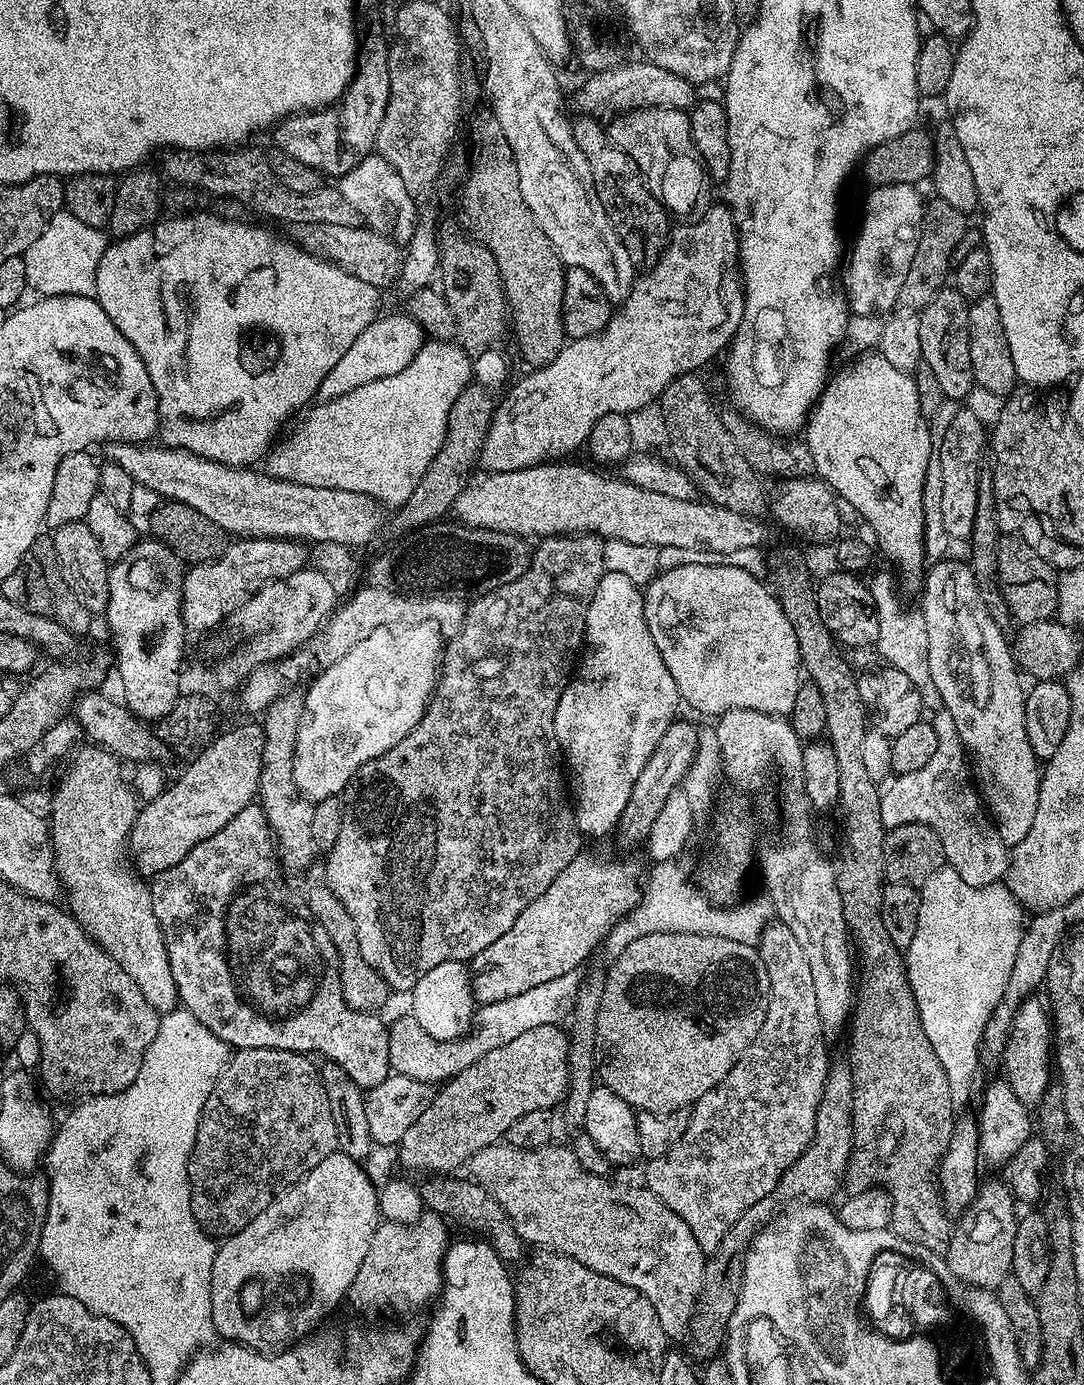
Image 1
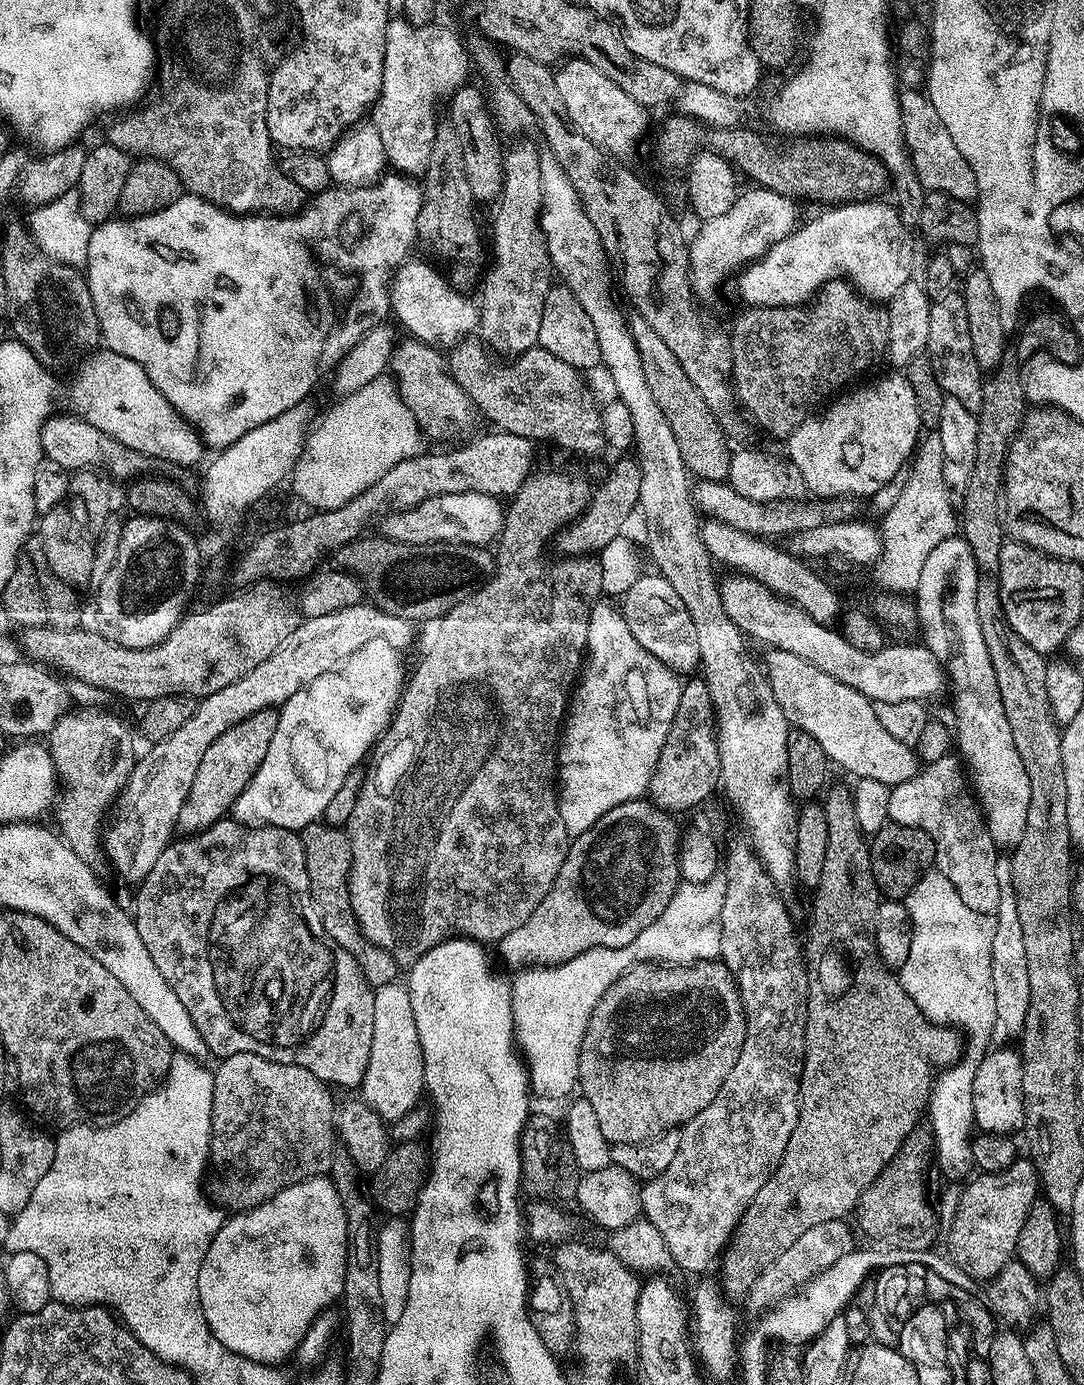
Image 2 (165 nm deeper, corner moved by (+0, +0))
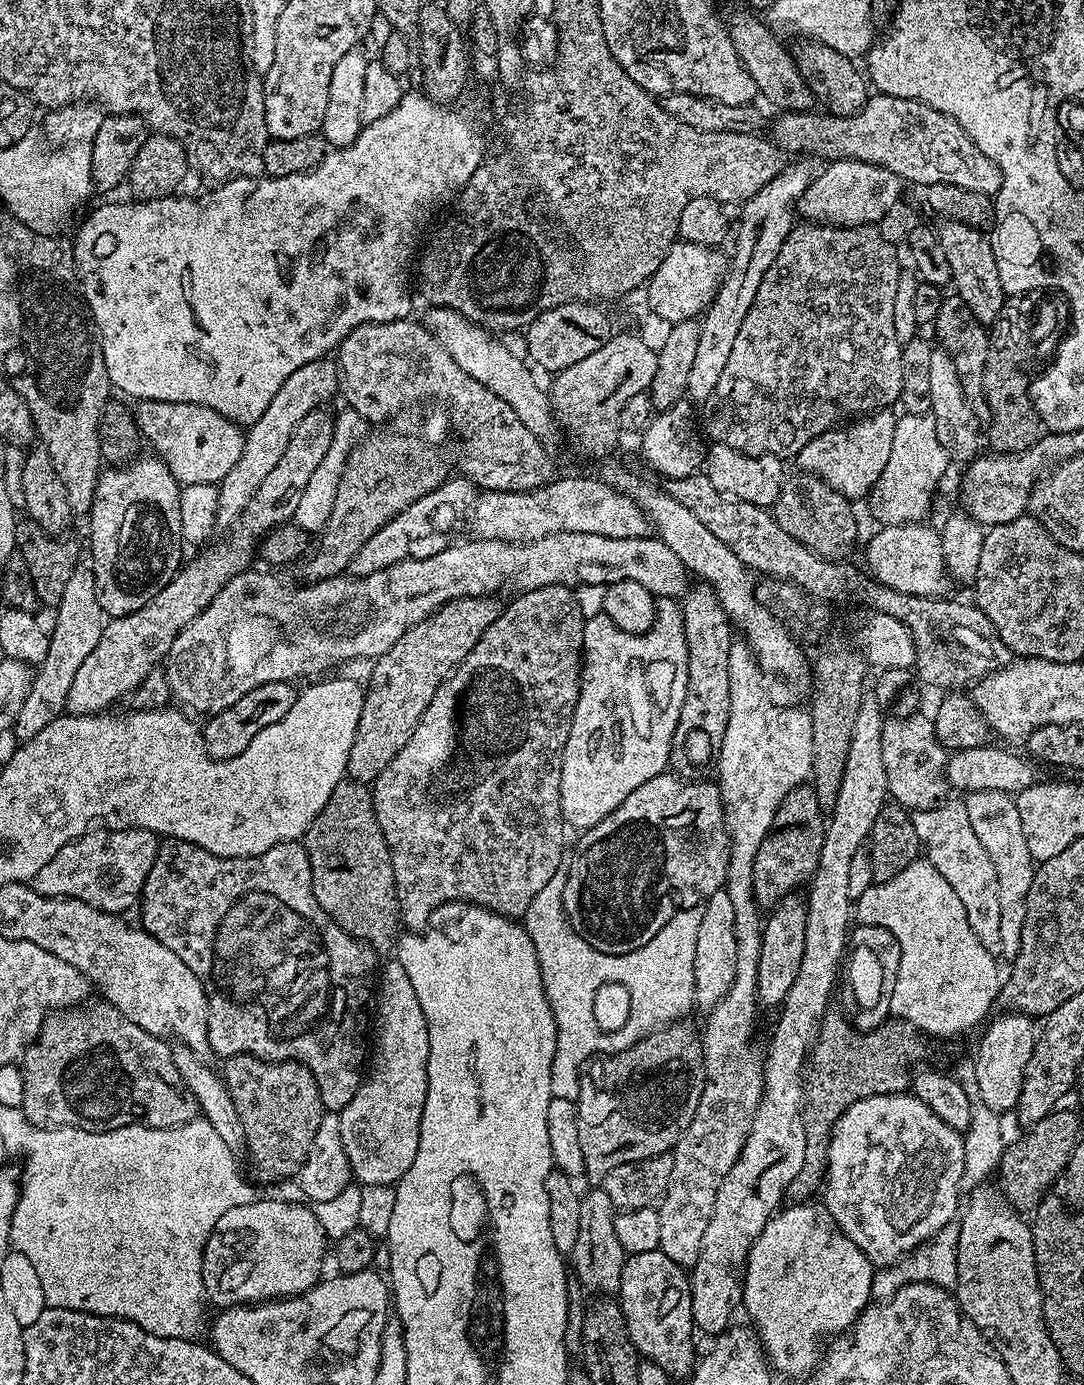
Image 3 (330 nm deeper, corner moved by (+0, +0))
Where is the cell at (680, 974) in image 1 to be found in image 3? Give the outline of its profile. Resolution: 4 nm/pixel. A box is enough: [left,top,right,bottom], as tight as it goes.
[574,1022,704,1178]

